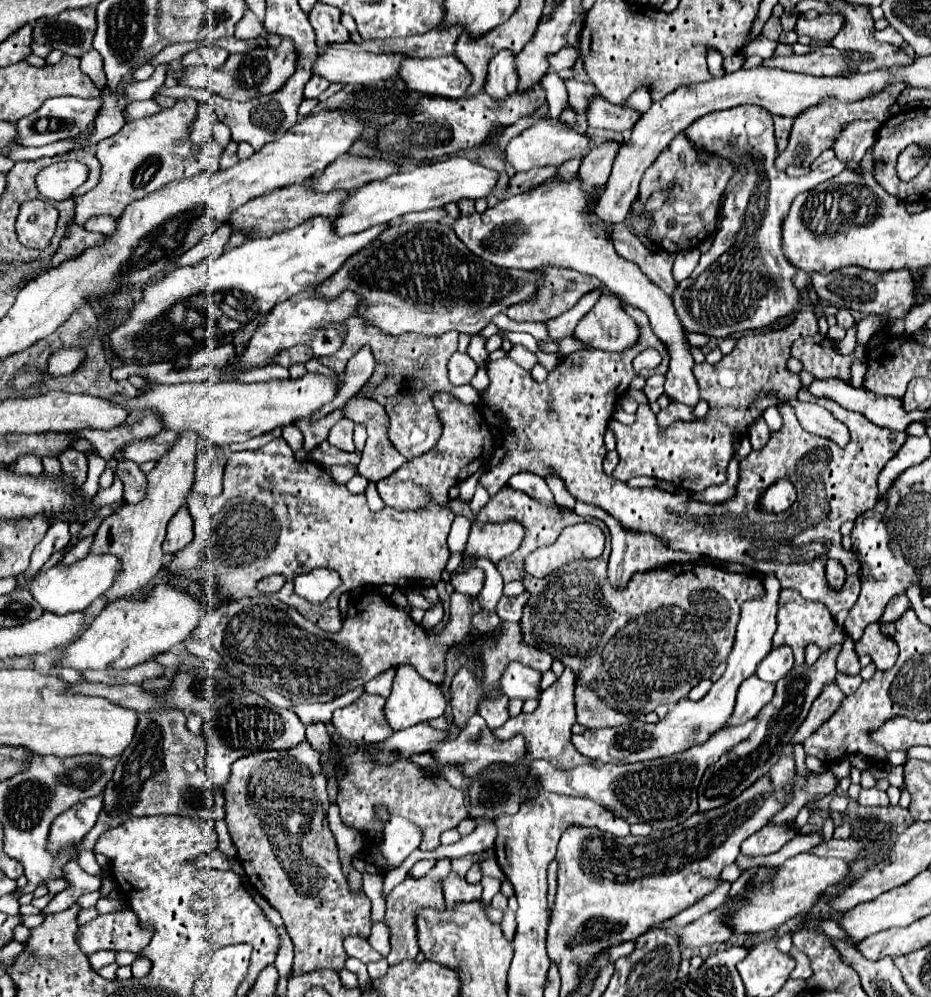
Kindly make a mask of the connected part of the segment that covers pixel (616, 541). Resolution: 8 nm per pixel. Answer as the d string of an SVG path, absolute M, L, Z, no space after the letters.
M577 503L575 509L573 509L577 515L581 517L597 517L601 521L605 521L605 525L609 527L611 531L611 557L609 557L609 581L615 585L615 587L623 587L627 585L627 581L631 579L633 573L637 573L639 569L641 571L651 571L651 569L657 569L657 567L663 567L667 563L687 563L691 561L693 557L689 553L683 553L683 551L675 551L671 547L667 547L667 543L663 543L659 537L651 535L651 533L635 533L635 531L629 531L625 529L619 521L615 521L607 511L595 507L595 505L587 505L587 503Z

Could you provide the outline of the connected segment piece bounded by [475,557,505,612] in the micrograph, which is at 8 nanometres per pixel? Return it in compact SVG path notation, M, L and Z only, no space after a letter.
M486 558L477 559L476 566L485 573L484 587L477 596L483 610L494 612L500 598L503 596L505 583L493 563Z

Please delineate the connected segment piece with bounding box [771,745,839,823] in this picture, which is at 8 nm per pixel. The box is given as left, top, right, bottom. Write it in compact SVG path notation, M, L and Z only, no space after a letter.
M801 745L795 747L793 755L795 755L795 769L797 769L797 775L803 779L803 785L795 789L793 801L791 801L783 811L779 811L779 813L771 819L771 823L795 819L797 813L801 811L801 807L803 807L805 803L809 803L809 801L819 801L819 799L827 797L829 793L835 791L835 787L837 787L837 783L839 783L833 771L831 771L831 775L813 775L813 773L809 771L805 764L806 754L804 749L801 749Z

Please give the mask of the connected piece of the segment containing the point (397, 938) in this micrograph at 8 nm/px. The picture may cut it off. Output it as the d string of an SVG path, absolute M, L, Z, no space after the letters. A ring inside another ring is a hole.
M439 859L437 865L433 867L433 871L429 875L425 875L421 879L405 879L403 883L399 883L387 895L387 901L385 901L385 919L383 921L385 921L385 925L391 931L390 966L401 963L401 961L413 959L419 953L419 945L415 941L415 913L417 913L419 907L443 909L443 905L445 905L443 891L439 889L437 881L439 881L439 877L447 877L449 871L451 871L450 859ZM393 952L395 952L395 955L393 955Z

